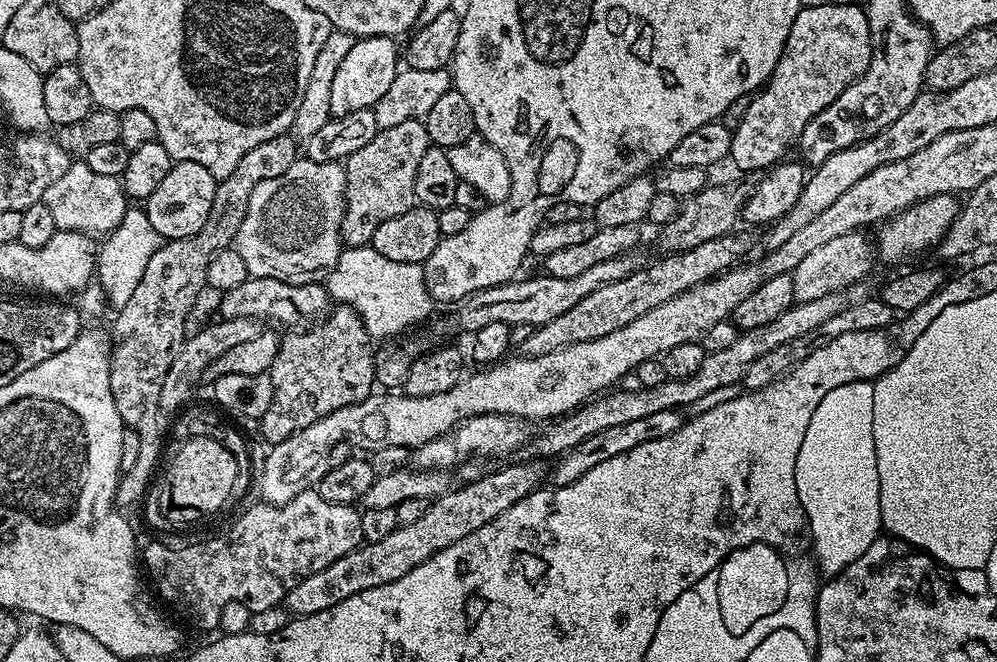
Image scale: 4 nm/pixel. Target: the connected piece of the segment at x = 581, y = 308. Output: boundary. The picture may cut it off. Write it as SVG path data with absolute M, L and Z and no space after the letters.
M731 232L722 238L702 242L691 250L667 253L660 258L662 260L648 267L642 266L618 282L607 283L606 286L582 298L581 302L566 310L565 314L531 329L531 333L521 342L520 348L518 344L519 355L536 357L538 354L552 353L562 346L592 341L594 338L610 334L613 330L621 329L622 326L646 314L648 310L654 310L670 298L684 293L688 288L712 280L721 272L739 265L747 250L747 240L738 235L738 232Z

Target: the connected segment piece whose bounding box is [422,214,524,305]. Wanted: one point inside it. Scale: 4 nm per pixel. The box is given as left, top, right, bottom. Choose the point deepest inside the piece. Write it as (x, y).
(460, 265)

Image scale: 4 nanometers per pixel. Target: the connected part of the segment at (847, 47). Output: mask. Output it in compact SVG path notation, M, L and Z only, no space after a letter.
M821 2L818 6L801 7L798 18L794 18L794 26L790 26L788 41L774 66L771 78L747 101L748 109L745 110L740 125L735 125L732 134L731 163L736 163L744 174L760 174L772 165L781 163L791 148L793 151L802 130L806 130L806 122L822 114L822 110L826 110L826 106L830 106L830 102L834 102L838 94L842 94L854 81L862 78L871 61L872 35L867 11L861 5L859 8L856 4Z

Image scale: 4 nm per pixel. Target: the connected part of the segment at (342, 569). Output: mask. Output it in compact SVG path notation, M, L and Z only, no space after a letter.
M524 458L520 462L521 464L508 464L505 468L498 468L485 476L477 475L461 483L461 488L453 487L444 495L433 499L421 516L414 517L409 524L401 523L390 534L386 534L382 542L361 543L350 554L338 558L338 562L330 562L326 570L318 570L318 574L302 578L302 582L298 582L298 586L288 592L283 607L293 617L330 610L330 606L346 602L350 594L362 594L362 590L374 590L374 586L386 586L386 582L402 578L402 574L414 570L414 566L426 562L434 554L438 554L438 550L446 550L446 546L454 546L454 542L466 538L466 534L474 534L478 526L486 526L486 522L498 518L498 514L510 510L514 502L526 498L545 483L546 464L543 459Z

